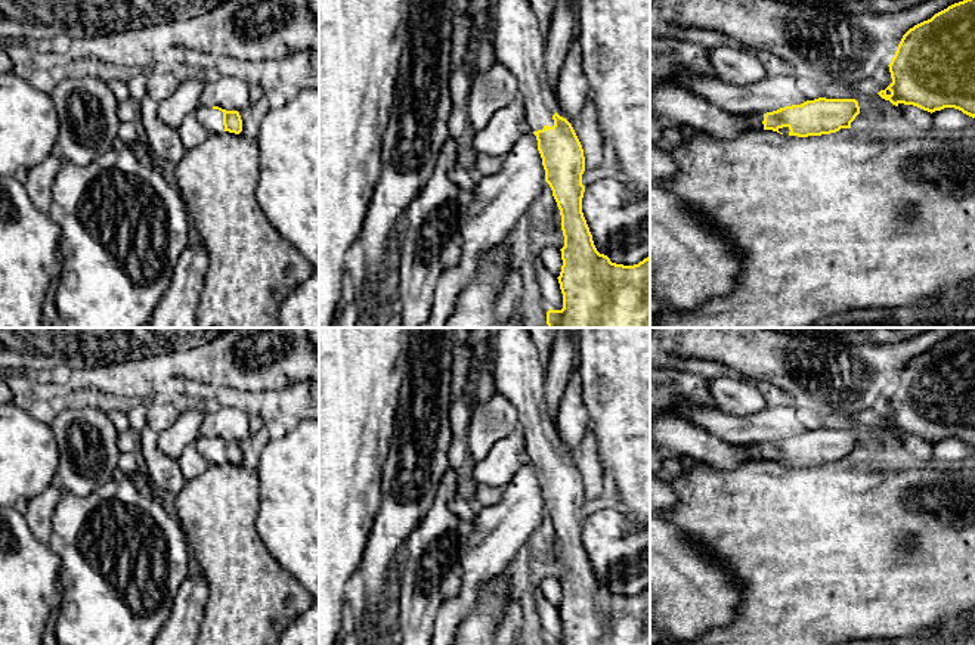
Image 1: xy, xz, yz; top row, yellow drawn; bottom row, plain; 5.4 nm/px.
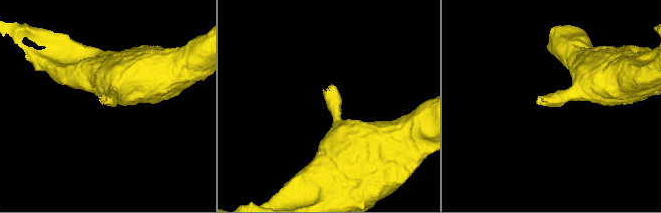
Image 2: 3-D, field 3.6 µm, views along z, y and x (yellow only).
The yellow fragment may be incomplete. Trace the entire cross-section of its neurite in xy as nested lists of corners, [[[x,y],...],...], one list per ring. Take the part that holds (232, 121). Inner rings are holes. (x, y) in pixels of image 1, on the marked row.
[[[199,106],[196,117],[210,133],[235,133],[242,131],[242,120],[238,111],[226,111],[219,106]]]

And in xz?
[[[496,0],[493,18],[496,61],[519,81],[527,130],[536,136],[545,182],[552,190],[561,215],[564,246],[560,249],[563,266],[557,279],[563,294],[563,308],[547,311],[548,328],[650,328],[650,257],[634,266],[616,264],[600,254],[594,245],[582,213],[584,149],[572,124],[557,114],[555,97],[548,87],[544,65],[547,38],[529,0]]]

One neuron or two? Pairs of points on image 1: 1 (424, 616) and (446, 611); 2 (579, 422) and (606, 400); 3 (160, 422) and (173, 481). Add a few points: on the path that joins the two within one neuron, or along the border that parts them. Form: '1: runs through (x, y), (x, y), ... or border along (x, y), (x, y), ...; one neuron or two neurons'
1: border along (460, 586), (442, 604), (432, 629); two neurons
2: border along (581, 381), (581, 397), (590, 428); two neurons
3: border along (148, 425), (158, 433); two neurons

